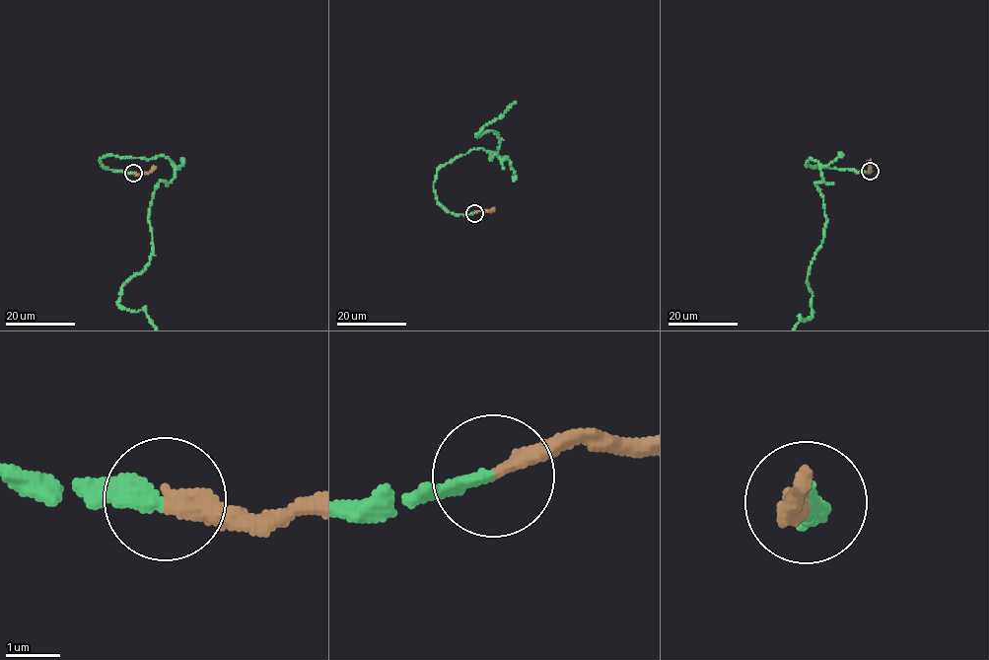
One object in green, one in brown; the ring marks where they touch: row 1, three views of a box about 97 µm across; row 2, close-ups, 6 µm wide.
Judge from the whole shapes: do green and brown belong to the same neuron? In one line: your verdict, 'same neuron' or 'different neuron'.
same neuron

